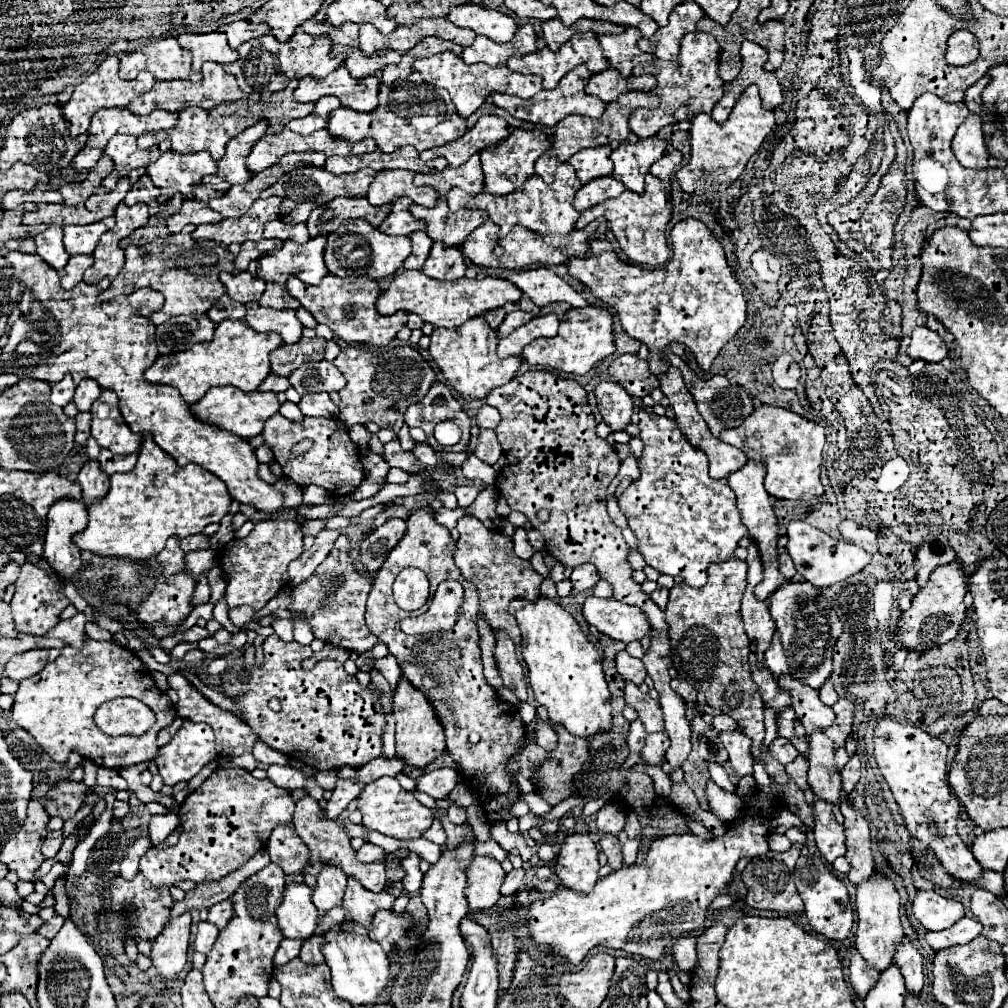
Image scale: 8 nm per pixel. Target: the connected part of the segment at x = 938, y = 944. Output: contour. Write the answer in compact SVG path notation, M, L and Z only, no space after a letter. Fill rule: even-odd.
M960 918L954 926L940 930L940 932L928 932L924 938L934 950L944 950L956 944L966 944L974 940L982 932L982 926L974 918Z

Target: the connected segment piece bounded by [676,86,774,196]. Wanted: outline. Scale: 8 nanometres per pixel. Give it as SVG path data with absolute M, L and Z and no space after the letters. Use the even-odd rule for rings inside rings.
M748 86L724 124L714 122L708 114L696 114L690 124L690 162L676 172L676 180L684 192L700 196L708 190L724 192L742 174L750 156L760 148L766 132L774 126L774 112L764 110L756 86Z

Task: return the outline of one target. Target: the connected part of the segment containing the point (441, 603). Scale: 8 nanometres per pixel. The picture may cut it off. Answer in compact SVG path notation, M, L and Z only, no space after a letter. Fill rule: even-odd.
M446 580L438 586L434 598L430 600L430 608L426 610L426 614L402 620L400 628L406 634L426 634L426 632L450 630L460 616L462 602L464 602L462 586L454 580Z

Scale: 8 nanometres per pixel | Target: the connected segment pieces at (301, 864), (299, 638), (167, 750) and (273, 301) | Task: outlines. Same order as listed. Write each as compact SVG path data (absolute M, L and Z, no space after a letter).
M276 826L268 840L268 854L284 874L304 874L308 866L308 846L298 838L294 826Z
M276 610L274 612L280 618L290 618L294 622L294 638L298 644L310 644L314 640L310 620L302 612L290 612L290 610Z
M184 720L182 728L174 734L174 738L164 744L160 748L160 754L154 758L160 776L164 778L164 784L174 786L182 780L190 780L194 778L208 762L212 762L216 758L216 750L214 750L214 734L212 728L208 724L196 724L196 722L188 722Z
M276 282L266 284L266 290L258 302L260 306L276 308L276 310L282 310L282 308L296 310L300 306L300 302L296 302L296 298L292 298L284 286L276 286Z

